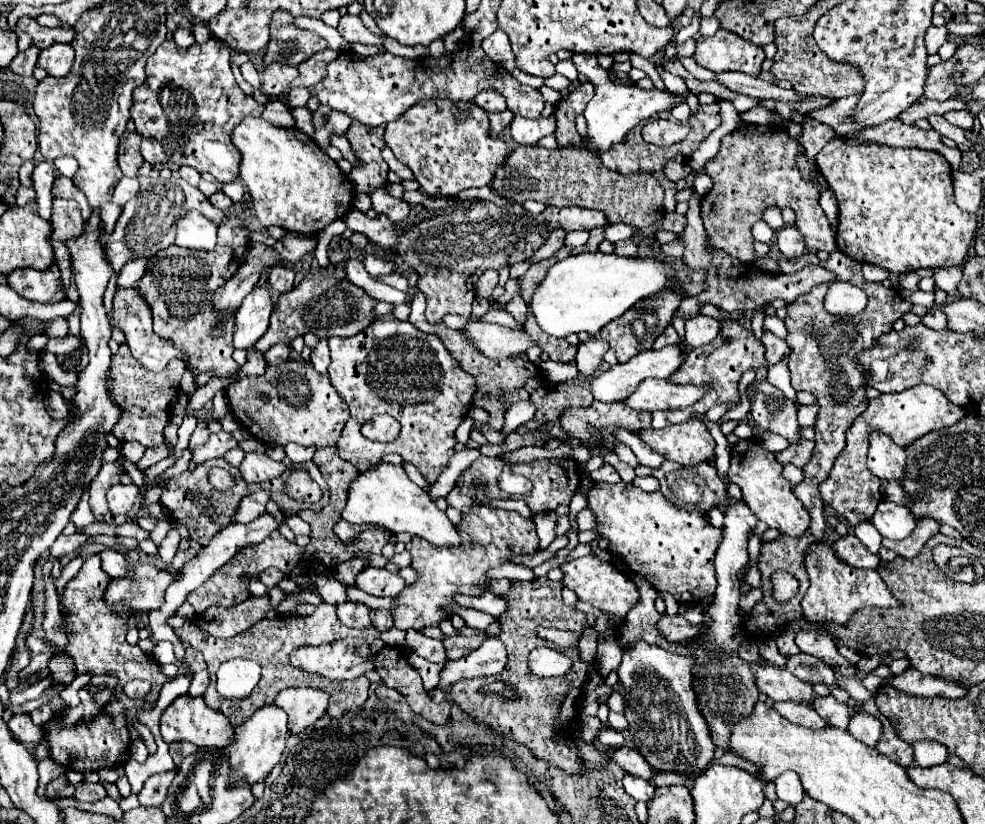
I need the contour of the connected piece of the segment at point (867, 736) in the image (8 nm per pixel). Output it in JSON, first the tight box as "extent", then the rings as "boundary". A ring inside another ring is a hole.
{"extent":[848,709,882,747],"boundary":[[[860,709],[860,711],[850,719],[848,731],[850,731],[858,741],[862,741],[864,745],[876,747],[876,743],[878,743],[880,737],[882,737],[882,723],[880,723],[878,717],[874,717],[874,715],[866,713],[864,709]]]}

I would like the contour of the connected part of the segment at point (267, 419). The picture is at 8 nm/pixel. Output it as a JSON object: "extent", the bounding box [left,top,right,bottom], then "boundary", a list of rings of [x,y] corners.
{"extent":[226,361,350,447],"boundary":[[[284,361],[282,365],[266,367],[264,375],[244,377],[226,387],[226,395],[230,399],[232,413],[252,433],[252,437],[280,447],[290,441],[306,447],[336,445],[340,431],[350,417],[348,405],[340,399],[328,375],[320,375],[310,363],[304,361]]]}

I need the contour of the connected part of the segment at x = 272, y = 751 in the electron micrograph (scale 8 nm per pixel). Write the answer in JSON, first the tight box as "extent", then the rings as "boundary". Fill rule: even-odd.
{"extent":[224,703,288,785],"boundary":[[[274,703],[260,707],[248,721],[238,725],[234,745],[228,745],[224,749],[224,753],[228,755],[230,765],[232,765],[232,779],[240,781],[242,777],[246,777],[250,785],[264,779],[272,771],[272,767],[280,762],[284,752],[284,743],[288,737],[286,725],[288,725],[288,721],[286,721],[284,709],[276,707]]]}

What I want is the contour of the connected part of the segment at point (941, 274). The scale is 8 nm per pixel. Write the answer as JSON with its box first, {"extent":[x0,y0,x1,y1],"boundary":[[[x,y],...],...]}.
{"extent":[934,267,962,297],"boundary":[[[938,267],[934,269],[934,281],[936,281],[936,287],[944,289],[948,293],[948,297],[954,297],[956,295],[956,287],[958,287],[958,281],[962,279],[962,267]]]}

